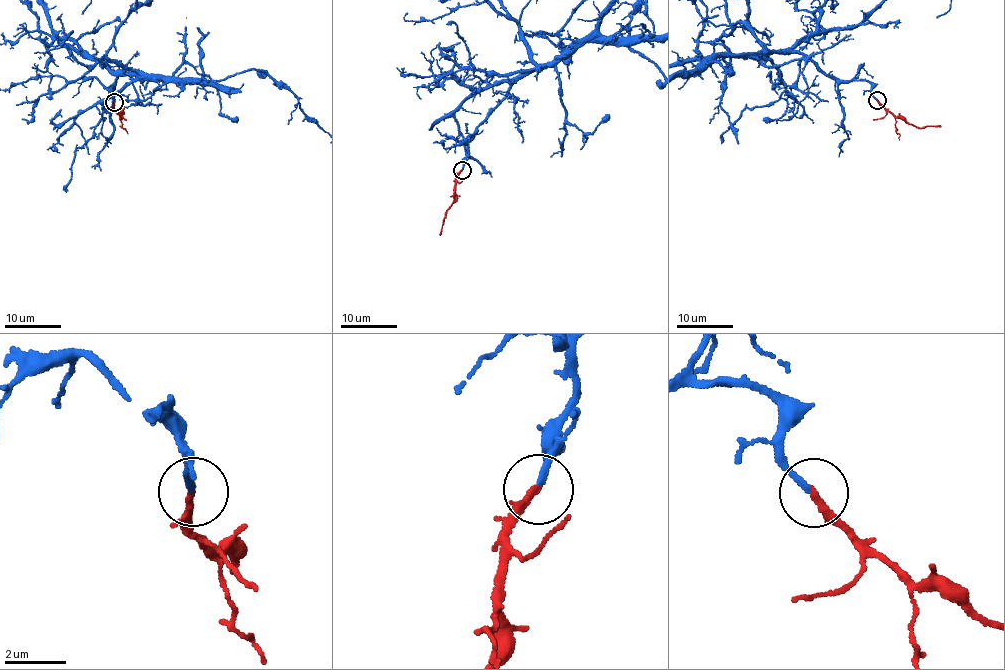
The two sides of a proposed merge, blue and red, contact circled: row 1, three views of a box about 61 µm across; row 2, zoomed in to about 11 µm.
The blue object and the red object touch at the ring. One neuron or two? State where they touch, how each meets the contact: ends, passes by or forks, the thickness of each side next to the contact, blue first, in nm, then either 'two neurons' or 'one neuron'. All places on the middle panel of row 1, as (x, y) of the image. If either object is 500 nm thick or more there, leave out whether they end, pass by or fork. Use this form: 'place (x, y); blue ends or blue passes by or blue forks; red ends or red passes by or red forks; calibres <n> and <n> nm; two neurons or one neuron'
place (462, 170); blue ends; red ends; calibres 200 and 240 nm; one neuron

